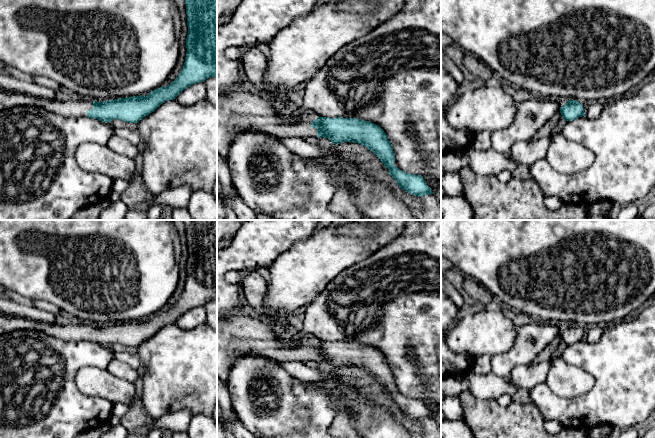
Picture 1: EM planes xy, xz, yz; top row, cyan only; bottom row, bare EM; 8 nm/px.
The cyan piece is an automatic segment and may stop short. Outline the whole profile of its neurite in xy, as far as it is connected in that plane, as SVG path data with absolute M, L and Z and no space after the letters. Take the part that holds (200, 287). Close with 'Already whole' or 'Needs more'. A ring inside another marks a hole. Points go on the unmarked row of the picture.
M183 220L186 228L188 258L186 281L178 301L168 310L147 320L132 320L114 324L76 325L50 324L16 315L0 313L0 335L15 330L38 330L50 336L70 341L88 341L102 346L119 343L138 347L161 328L175 323L193 308L217 302L217 220Z. Needs more

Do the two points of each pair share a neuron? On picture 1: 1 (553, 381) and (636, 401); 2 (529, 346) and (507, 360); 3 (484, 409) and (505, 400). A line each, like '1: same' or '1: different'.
1: different
2: same
3: different

